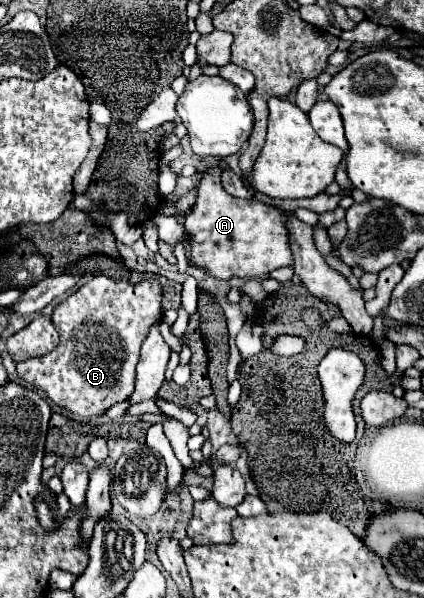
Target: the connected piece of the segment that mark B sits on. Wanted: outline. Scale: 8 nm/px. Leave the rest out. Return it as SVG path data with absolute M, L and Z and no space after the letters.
M94 275L54 307L52 321L60 333L58 347L42 357L16 363L16 371L26 383L44 391L58 407L80 417L100 417L114 403L126 401L132 395L140 345L150 327L164 317L160 303L162 285L154 277L130 283Z

